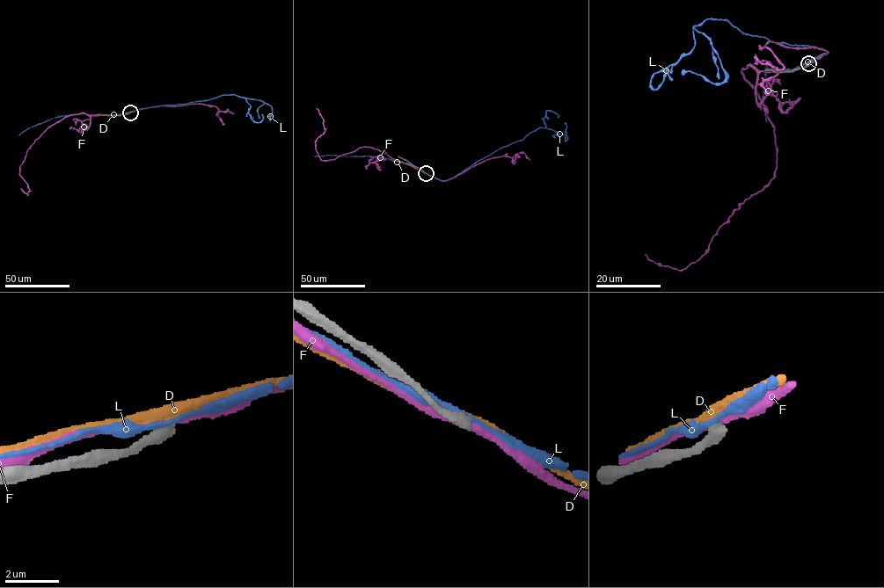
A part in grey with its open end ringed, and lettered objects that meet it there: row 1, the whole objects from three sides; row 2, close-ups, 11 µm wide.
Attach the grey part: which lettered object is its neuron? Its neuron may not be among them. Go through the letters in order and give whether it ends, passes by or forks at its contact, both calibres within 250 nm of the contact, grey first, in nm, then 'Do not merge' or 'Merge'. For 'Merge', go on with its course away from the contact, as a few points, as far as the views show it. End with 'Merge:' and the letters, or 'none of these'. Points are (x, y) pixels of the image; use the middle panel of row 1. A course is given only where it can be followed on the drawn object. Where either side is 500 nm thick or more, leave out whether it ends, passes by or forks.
D: It passes by. Thickness 440 nm (grey) against 400 nm. Do not merge
F: It passes by. Thickness 460 nm (grey) against 280 nm. Do not merge
L: It passes by. Thickness 460 nm (grey) against 170 nm. Do not merge
Merge: none of these

